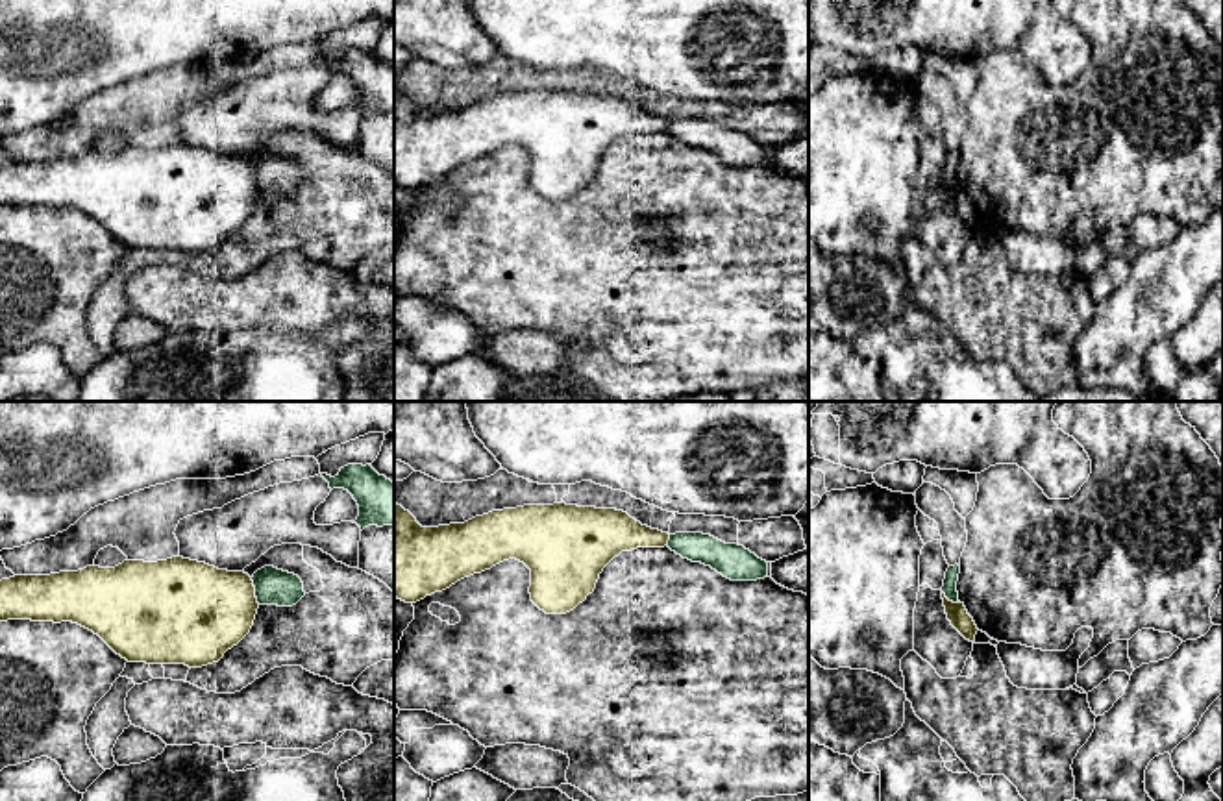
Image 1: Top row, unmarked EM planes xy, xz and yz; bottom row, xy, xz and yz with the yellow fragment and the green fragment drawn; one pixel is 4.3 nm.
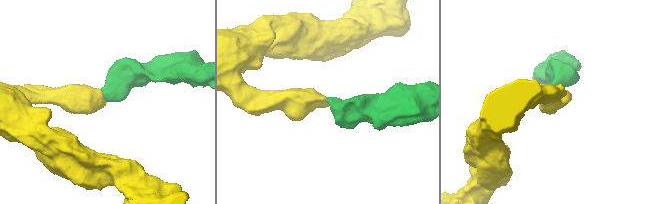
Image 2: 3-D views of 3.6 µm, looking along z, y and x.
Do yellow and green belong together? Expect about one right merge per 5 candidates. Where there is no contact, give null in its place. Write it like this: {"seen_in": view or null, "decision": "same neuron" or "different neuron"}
{"seen_in": "xy", "decision": "different neuron"}

